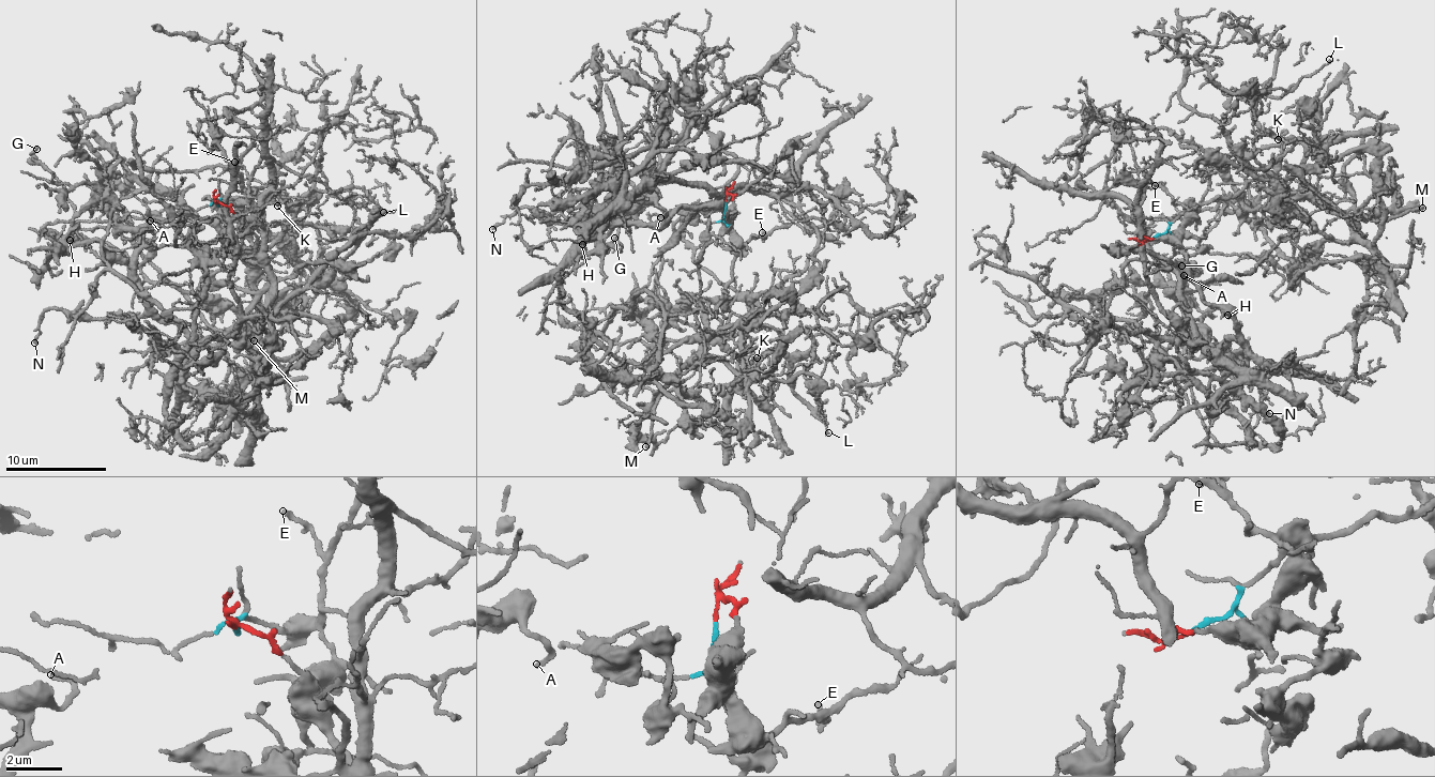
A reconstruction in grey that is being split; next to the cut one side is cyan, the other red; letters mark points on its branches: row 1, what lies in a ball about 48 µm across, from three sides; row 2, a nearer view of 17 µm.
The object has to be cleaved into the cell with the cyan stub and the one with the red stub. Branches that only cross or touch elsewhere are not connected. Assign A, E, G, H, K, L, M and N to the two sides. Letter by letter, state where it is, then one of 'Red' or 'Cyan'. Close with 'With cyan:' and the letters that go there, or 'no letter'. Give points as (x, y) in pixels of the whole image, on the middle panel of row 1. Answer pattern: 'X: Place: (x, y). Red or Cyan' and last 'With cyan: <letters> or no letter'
A: Place: (660, 217). Red
E: Place: (762, 232). Cyan
G: Place: (614, 238). Red
H: Place: (582, 244). Red
K: Place: (757, 357). Cyan
L: Place: (828, 432). Cyan
M: Place: (645, 446). Cyan
N: Place: (492, 229). Red
With cyan: E, K, L, M

